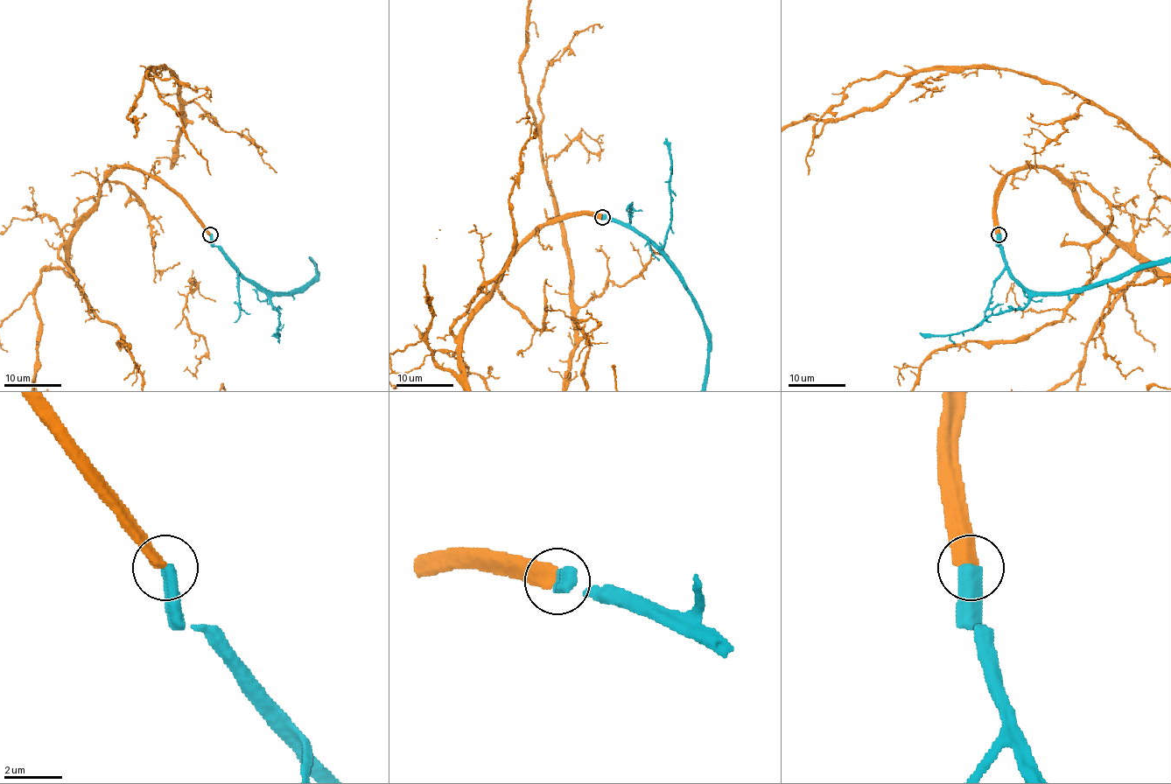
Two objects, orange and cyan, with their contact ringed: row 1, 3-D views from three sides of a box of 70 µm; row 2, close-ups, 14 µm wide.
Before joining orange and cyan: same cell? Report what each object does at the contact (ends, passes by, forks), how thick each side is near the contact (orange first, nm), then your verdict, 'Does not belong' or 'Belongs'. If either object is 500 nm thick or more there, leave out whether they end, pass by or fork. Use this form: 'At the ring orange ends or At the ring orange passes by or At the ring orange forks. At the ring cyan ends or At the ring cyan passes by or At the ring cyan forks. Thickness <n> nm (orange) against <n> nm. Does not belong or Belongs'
Thickness 480 nm (orange) against 550 nm. Belongs

